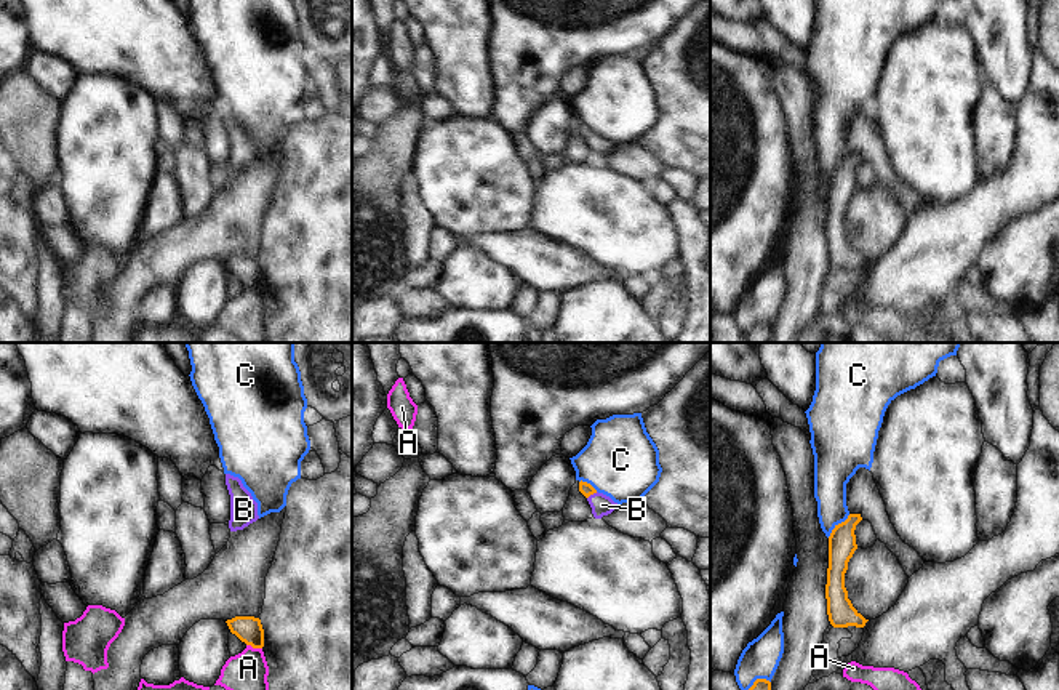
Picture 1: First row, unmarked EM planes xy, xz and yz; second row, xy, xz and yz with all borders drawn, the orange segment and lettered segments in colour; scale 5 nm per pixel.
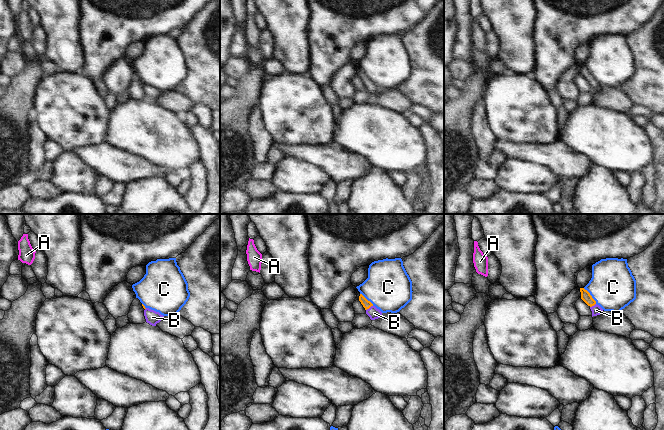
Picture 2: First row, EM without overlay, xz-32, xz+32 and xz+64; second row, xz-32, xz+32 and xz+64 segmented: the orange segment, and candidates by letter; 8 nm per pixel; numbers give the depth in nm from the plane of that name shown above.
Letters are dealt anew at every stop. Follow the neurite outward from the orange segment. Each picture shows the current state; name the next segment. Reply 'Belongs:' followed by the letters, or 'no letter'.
Belongs: B

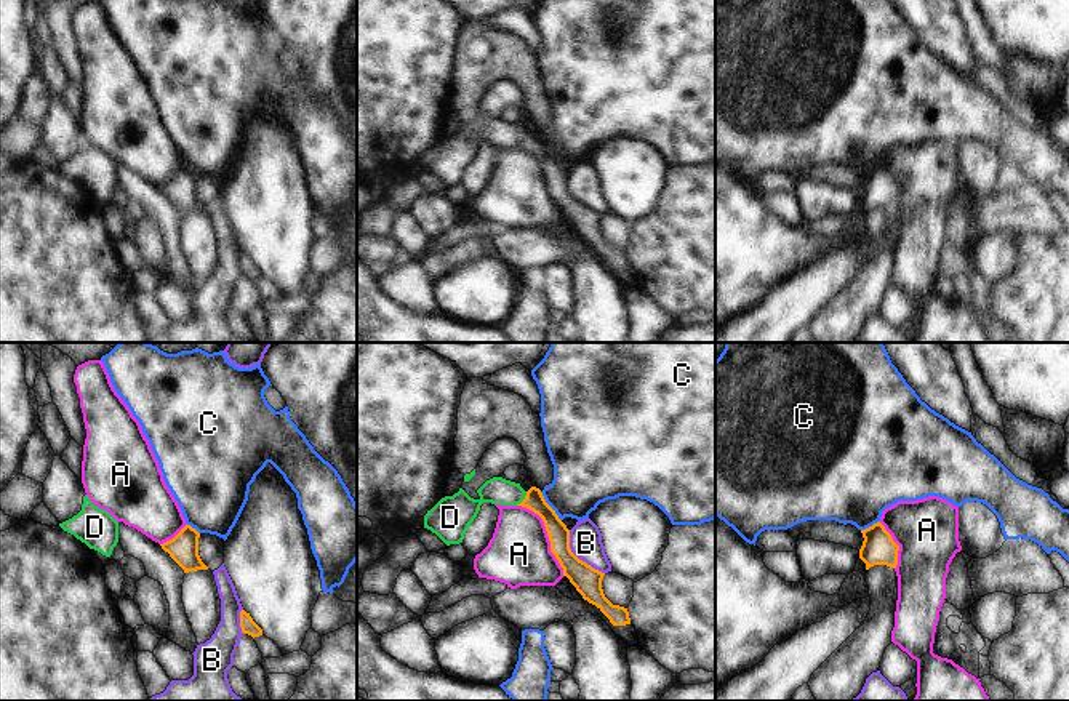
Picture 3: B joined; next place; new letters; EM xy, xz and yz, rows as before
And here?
Belongs: D

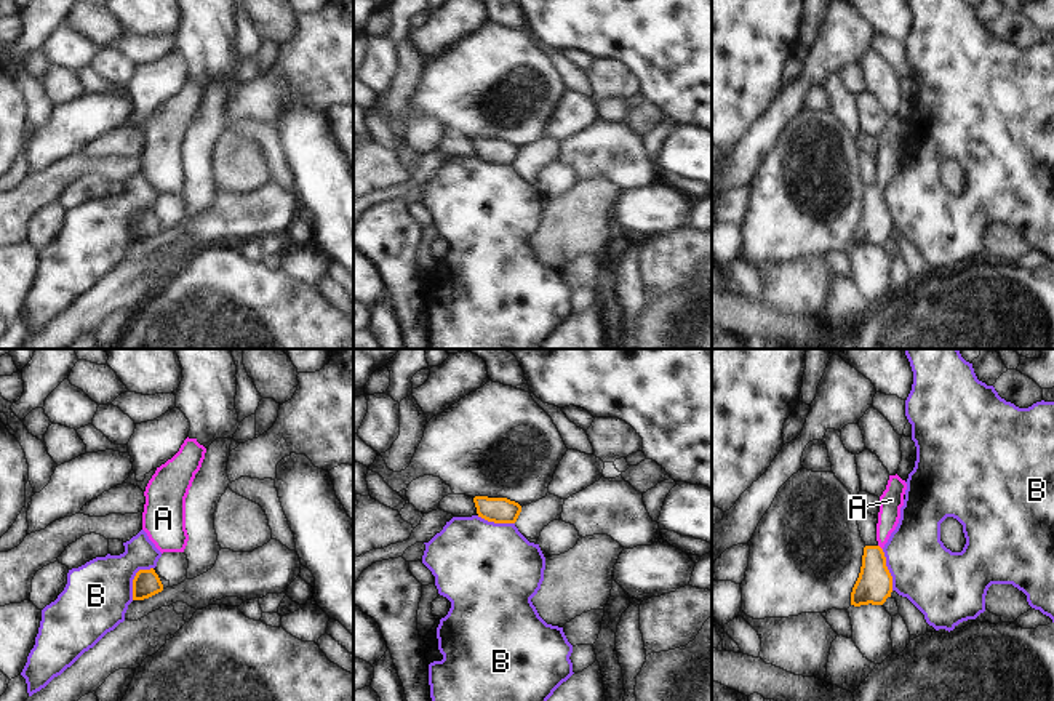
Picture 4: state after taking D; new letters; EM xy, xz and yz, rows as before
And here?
Belongs: A

